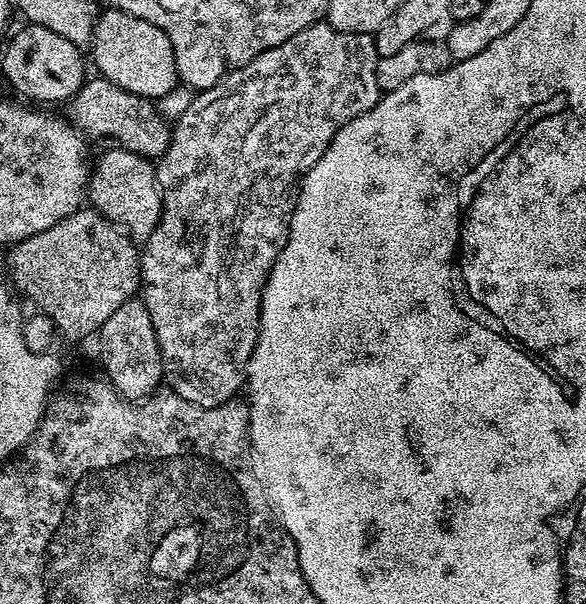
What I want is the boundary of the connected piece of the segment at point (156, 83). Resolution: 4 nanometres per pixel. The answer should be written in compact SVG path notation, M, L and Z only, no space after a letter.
M108 6L96 17L94 34L90 45L92 60L103 79L114 82L114 86L122 86L122 90L130 90L130 94L138 94L147 100L158 102L162 94L170 94L170 90L178 83L176 63L174 62L174 46L170 46L170 38L154 22L146 22L146 18L134 18L134 14L126 14L122 10Z

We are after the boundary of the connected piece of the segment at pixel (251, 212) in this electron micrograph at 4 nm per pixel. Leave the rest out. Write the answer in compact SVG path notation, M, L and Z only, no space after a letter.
M327 22L312 24L306 30L294 34L282 46L274 46L258 58L254 58L246 66L229 72L220 83L213 88L203 89L193 95L190 107L174 122L168 138L168 149L158 157L156 164L156 181L160 187L160 221L150 238L143 241L140 252L140 283L142 285L142 299L146 310L150 314L150 322L154 326L154 334L160 347L160 355L169 365L181 368L192 376L197 376L208 388L216 391L216 400L223 402L231 400L246 384L246 369L248 359L256 345L258 330L260 329L260 295L264 292L264 284L268 281L268 271L280 256L284 243L288 240L288 220L284 199L297 187L298 181L305 172L311 170L314 162L322 158L326 146L334 138L334 134L346 122L358 118L366 110L373 108L382 95L378 86L376 73L376 41L367 32L343 32L334 30Z

